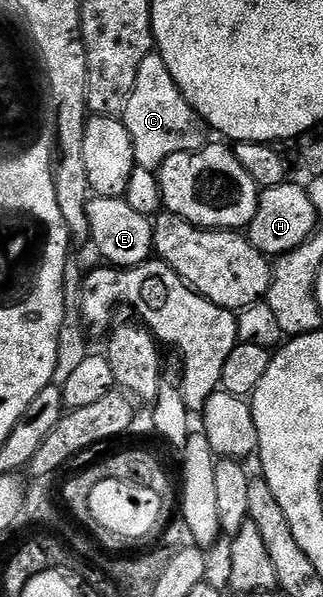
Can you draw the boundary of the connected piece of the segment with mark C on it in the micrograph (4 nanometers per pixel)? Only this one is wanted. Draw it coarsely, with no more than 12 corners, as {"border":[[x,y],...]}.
{"border":[[157,53],[140,61],[120,118],[135,164],[168,157],[208,142]]}

